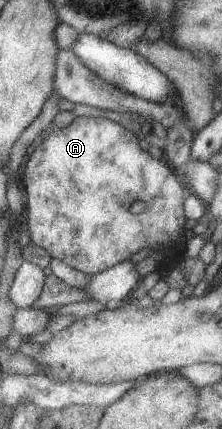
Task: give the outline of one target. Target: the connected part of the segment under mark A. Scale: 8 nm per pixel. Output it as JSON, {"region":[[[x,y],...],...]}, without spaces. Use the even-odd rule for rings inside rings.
{"region":[[[77,116],[74,118],[74,120],[64,128],[57,129],[56,131],[50,130],[44,135],[44,139],[41,141],[41,144],[35,149],[33,154],[30,156],[27,165],[25,167],[24,171],[24,183],[25,183],[25,189],[27,192],[27,210],[28,218],[26,220],[26,227],[27,230],[30,232],[30,237],[32,239],[32,243],[35,245],[41,246],[42,248],[45,248],[47,252],[51,254],[51,257],[53,259],[56,259],[57,261],[63,262],[65,265],[68,265],[70,268],[78,269],[80,272],[83,272],[87,276],[91,276],[96,273],[101,273],[102,271],[105,271],[106,269],[109,269],[110,267],[116,266],[118,263],[121,263],[122,261],[125,261],[126,259],[129,259],[133,254],[137,253],[143,248],[147,247],[154,247],[155,249],[163,249],[164,255],[166,256],[166,260],[158,267],[158,273],[156,275],[153,275],[151,279],[154,279],[155,276],[160,276],[160,273],[165,267],[168,267],[173,261],[176,261],[177,259],[183,258],[184,253],[184,244],[185,244],[185,238],[183,238],[184,235],[184,223],[186,221],[184,216],[184,209],[183,209],[183,200],[187,196],[186,187],[183,186],[181,183],[181,177],[174,171],[174,169],[167,163],[165,159],[156,160],[155,158],[152,158],[146,151],[141,150],[141,148],[138,147],[138,139],[131,133],[129,130],[126,130],[121,124],[117,124],[117,122],[109,121],[106,118],[89,118],[85,116]],[[135,200],[141,200],[141,203],[144,203],[146,205],[145,213],[135,212],[135,214],[131,214],[129,212],[129,206],[135,202]]]}

